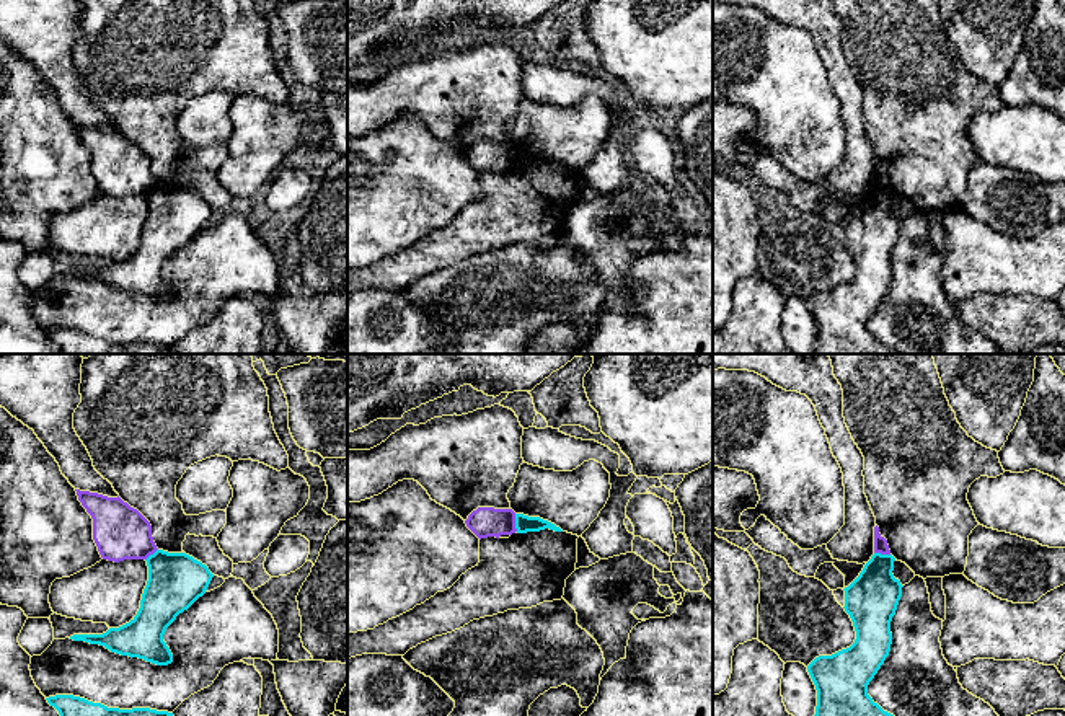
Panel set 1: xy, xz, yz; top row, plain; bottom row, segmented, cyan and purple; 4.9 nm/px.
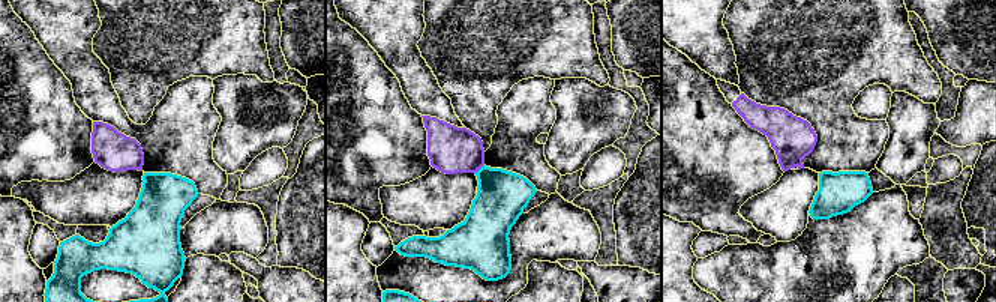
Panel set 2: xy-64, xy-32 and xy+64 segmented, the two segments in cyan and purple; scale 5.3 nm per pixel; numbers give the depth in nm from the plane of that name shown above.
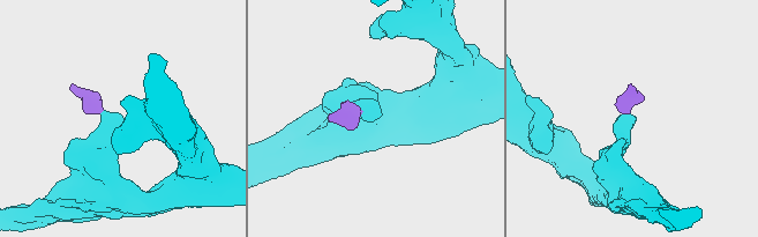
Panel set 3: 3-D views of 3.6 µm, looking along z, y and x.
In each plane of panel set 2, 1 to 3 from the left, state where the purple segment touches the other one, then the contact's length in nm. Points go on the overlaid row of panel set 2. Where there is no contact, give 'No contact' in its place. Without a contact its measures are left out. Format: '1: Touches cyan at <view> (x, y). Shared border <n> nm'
1: No contact
2: Touches cyan at xy-32 (480, 169). Shared border 70 nm
3: No contact

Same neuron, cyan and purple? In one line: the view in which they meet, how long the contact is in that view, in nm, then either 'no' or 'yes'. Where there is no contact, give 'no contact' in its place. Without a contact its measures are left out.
xz | 90 nm | no

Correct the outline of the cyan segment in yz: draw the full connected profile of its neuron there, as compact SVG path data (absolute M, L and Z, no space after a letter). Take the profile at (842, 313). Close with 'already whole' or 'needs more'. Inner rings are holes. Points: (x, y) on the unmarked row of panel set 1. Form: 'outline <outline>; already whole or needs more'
outline M874 188L860 210L845 222L845 246L850 250L856 274L832 290L819 290L807 307L817 325L817 341L812 354L897 354L884 346L868 329L868 320L889 290L892 279L890 256L902 232L902 219L894 212L892 189Z; already whole

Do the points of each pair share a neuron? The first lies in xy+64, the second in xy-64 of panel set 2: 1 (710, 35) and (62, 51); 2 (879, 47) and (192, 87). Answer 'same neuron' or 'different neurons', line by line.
1: same neuron
2: different neurons

